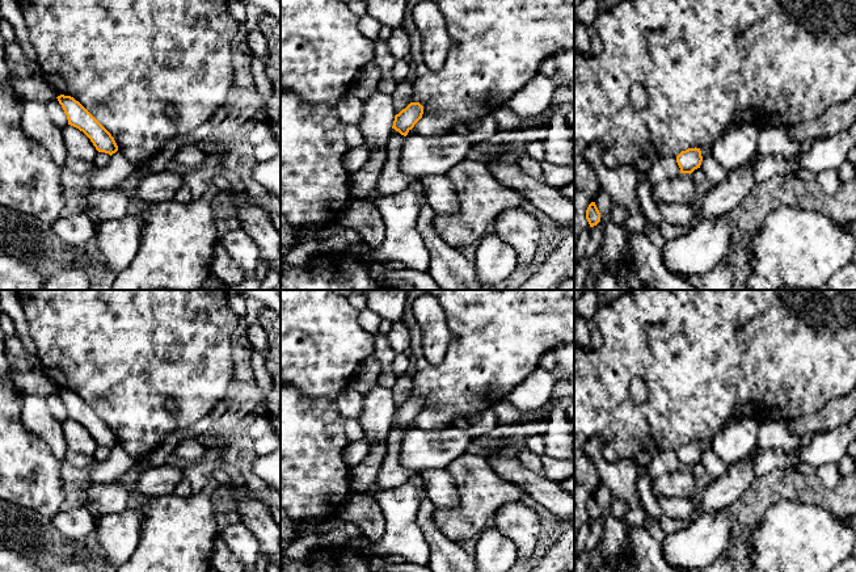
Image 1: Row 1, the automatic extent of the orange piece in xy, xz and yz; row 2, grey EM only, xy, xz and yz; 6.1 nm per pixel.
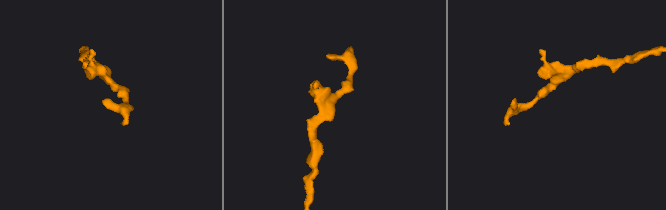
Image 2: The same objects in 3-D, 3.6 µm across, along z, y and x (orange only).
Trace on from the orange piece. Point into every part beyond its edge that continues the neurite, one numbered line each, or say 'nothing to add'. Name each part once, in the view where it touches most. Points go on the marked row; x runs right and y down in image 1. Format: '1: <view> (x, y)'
nothing to add

